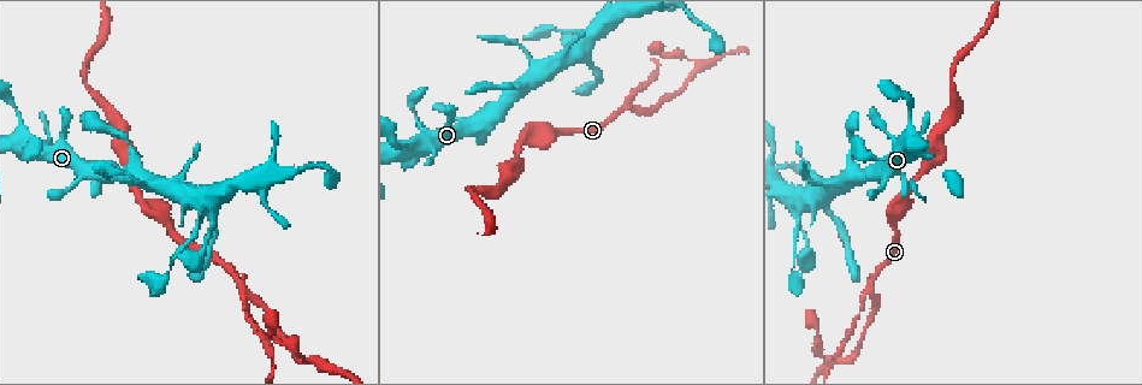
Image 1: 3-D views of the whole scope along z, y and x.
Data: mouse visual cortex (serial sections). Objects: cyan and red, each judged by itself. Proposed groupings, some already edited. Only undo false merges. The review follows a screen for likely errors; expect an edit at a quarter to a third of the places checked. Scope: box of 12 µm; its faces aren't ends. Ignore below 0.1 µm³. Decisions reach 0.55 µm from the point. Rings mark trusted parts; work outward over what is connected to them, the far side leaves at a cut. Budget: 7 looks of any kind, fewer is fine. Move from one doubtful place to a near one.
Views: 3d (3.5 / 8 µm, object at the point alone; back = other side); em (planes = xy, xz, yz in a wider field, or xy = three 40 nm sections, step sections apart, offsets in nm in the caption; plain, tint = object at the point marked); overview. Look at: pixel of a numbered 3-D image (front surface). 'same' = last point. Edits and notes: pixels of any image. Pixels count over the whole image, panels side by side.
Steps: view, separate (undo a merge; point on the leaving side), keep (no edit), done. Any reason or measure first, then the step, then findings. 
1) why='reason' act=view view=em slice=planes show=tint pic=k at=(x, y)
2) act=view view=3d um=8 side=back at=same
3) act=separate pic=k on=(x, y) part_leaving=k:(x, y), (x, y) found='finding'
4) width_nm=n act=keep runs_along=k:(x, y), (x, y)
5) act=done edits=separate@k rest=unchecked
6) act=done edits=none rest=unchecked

why='four or more arms meet' act=view view=3d um=3.5 pic=1 at=(584, 41)

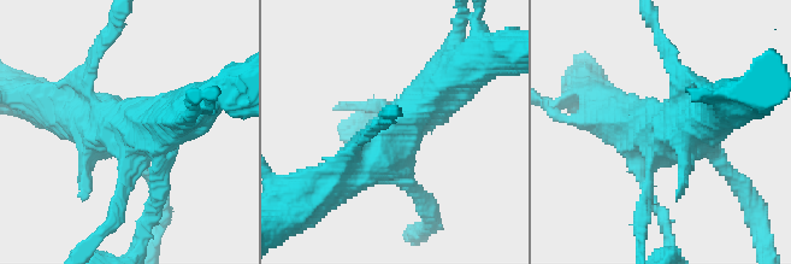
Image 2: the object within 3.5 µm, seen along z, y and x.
act=view view=em slice=xy step=5 show=tint pic=2 at=(130, 146)

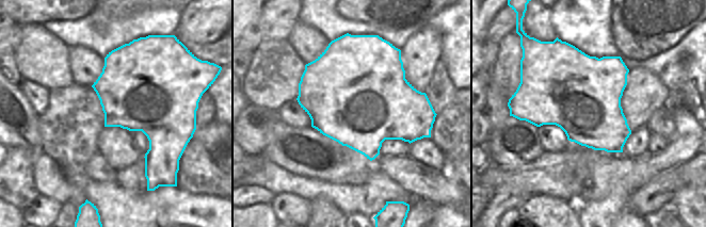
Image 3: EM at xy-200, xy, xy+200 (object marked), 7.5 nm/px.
act=keep runs_along=2:(336, 180), (377, 152), (455, 75) found='one cell here'

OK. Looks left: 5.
why='two arms in line, one across' act=view view=3d um=3.5 pic=1 at=(629, 105)

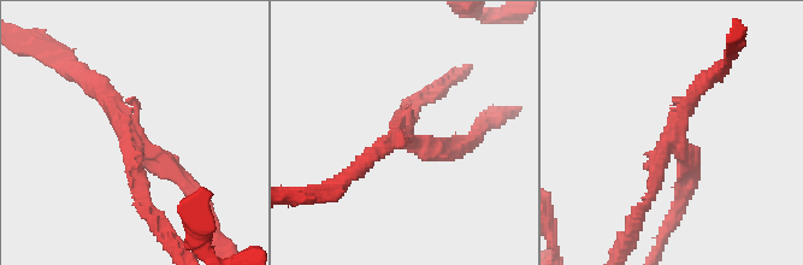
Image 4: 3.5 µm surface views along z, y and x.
arms=3 arm_widths_nm=150,200,250 why='need the tissue' act=view view=em slice=planes show=tint pic=4 at=(130, 134)

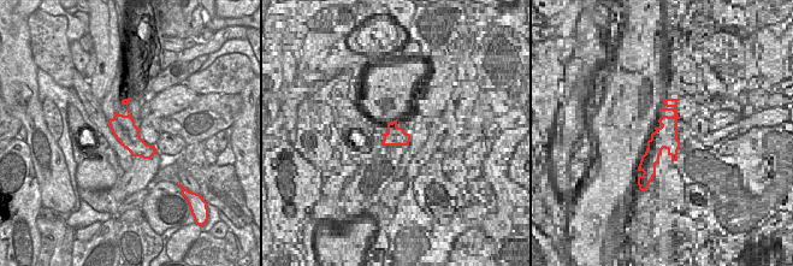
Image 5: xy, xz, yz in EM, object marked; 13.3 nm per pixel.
act=separate pic=4 on=(651, 192) part_leaving=4:(662, 153), (656, 190), (626, 249) found='two cells meet here'

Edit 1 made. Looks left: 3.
why='abrupt turn' act=view view=3d um=8 side=back pic=1 at=(555, 27)

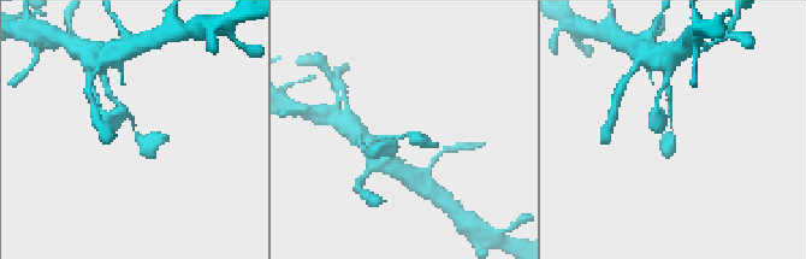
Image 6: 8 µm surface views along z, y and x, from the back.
act=view view=em slice=planes show=tint pic=6 at=(403, 135)

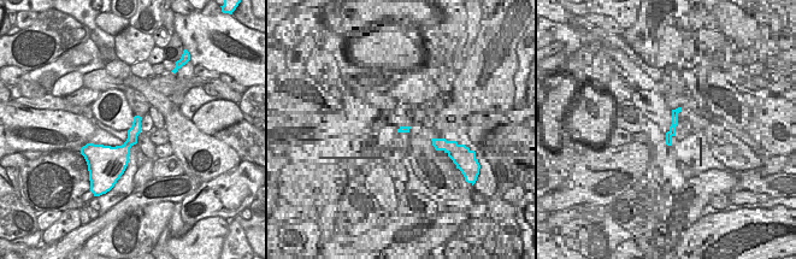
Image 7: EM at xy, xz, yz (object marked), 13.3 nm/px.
act=keep runs_along=6:(118, 102), (142, 142), (161, 140) found='all the same cell'

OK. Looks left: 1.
act=done edits=separate@4 rest=unchecked

